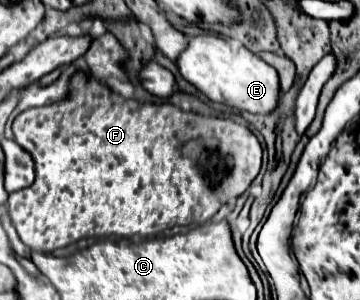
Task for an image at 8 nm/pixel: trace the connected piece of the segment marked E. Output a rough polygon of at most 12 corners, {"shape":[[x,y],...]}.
{"shape":[[214,33],[188,37],[180,75],[250,113],[278,103],[278,73]]}

